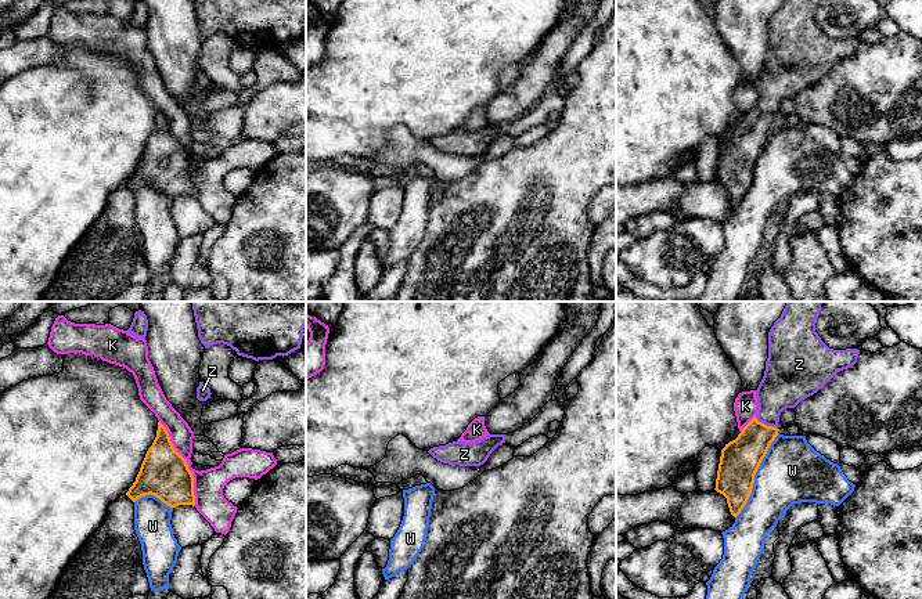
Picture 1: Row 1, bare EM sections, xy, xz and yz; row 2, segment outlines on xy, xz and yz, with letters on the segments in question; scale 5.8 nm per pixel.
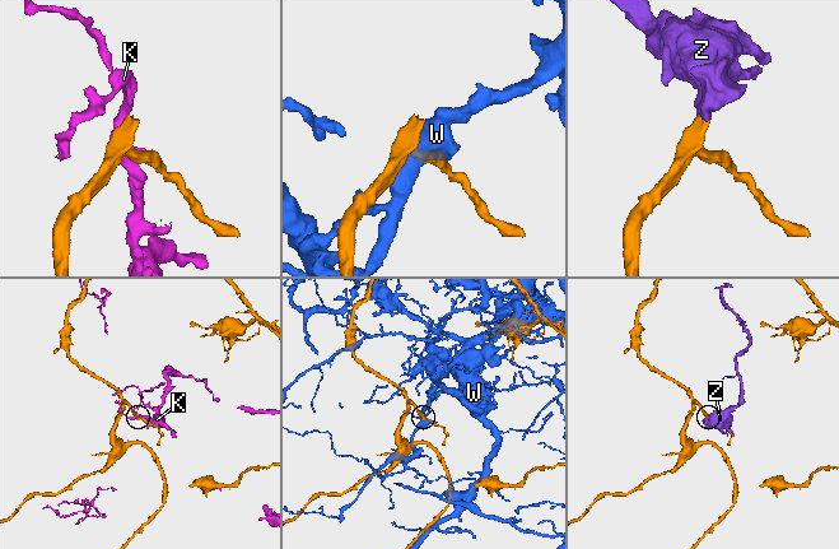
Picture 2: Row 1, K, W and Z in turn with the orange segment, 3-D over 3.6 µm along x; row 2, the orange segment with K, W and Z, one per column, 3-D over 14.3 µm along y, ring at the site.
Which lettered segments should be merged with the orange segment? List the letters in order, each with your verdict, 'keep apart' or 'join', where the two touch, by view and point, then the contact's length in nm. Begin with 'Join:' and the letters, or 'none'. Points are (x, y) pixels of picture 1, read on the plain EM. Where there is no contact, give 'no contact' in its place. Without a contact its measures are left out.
Join: Z
K: keep apart | xy (186, 154) | 550 nm
W: keep apart | yz (753, 166) | 550 nm
Z: join | yz (766, 115) | 150 nm

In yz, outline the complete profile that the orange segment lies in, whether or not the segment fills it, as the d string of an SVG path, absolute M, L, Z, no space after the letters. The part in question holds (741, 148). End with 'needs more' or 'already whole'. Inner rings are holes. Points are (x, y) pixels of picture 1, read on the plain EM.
M784 0L768 22L768 48L764 66L756 80L757 105L742 119L738 127L721 140L716 181L727 188L730 202L736 208L746 195L754 165L771 133L778 126L779 105L795 98L802 90L822 79L838 62L857 53L860 40L829 39L815 22L815 11L821 0Z; needs more

